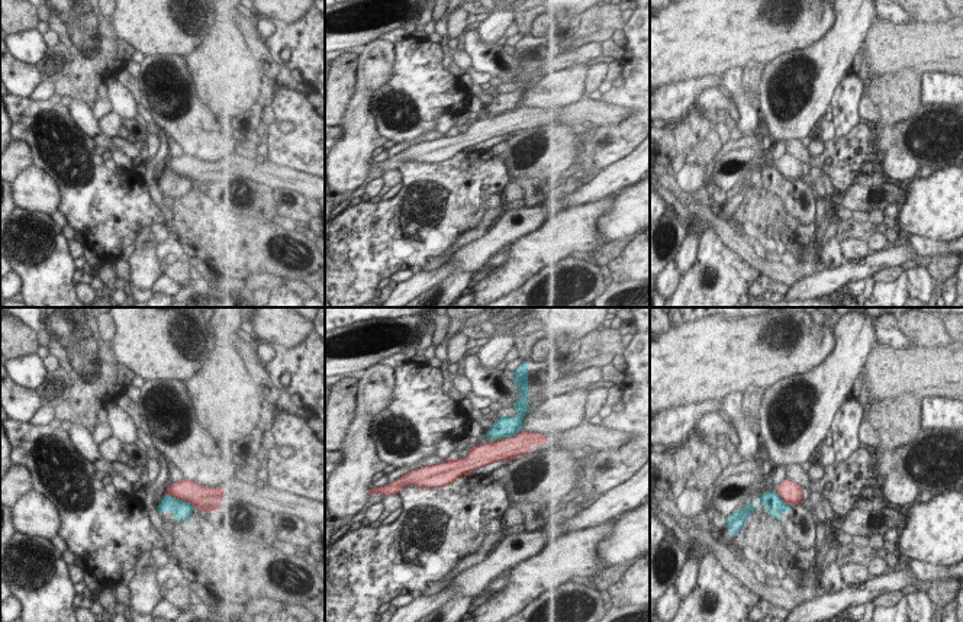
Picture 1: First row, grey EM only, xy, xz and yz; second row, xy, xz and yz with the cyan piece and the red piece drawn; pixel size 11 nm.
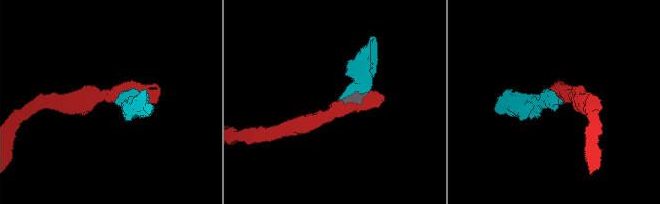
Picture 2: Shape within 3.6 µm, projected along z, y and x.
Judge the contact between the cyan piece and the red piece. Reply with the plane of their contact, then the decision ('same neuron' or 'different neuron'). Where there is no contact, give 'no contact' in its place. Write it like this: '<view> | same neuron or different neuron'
xz | different neuron

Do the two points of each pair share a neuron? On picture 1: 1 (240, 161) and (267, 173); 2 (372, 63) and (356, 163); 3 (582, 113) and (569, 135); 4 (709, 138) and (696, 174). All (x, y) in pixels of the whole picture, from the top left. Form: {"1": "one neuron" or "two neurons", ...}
{"1": "one neuron", "2": "one neuron", "3": "two neurons", "4": "two neurons"}

